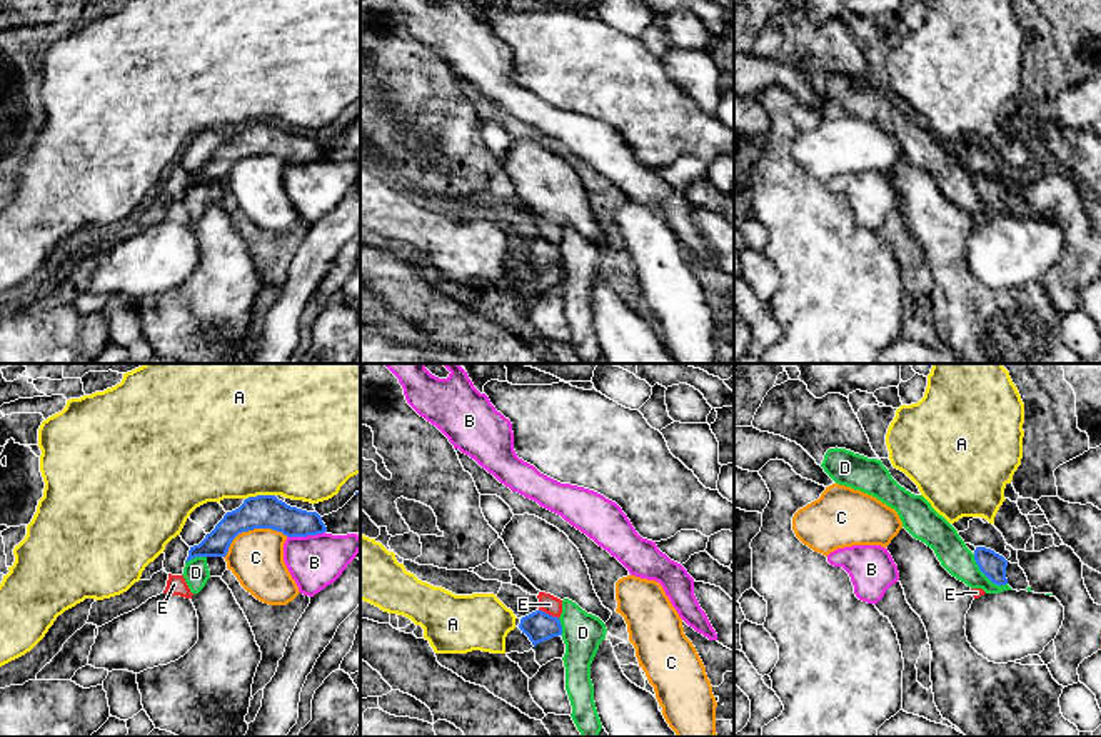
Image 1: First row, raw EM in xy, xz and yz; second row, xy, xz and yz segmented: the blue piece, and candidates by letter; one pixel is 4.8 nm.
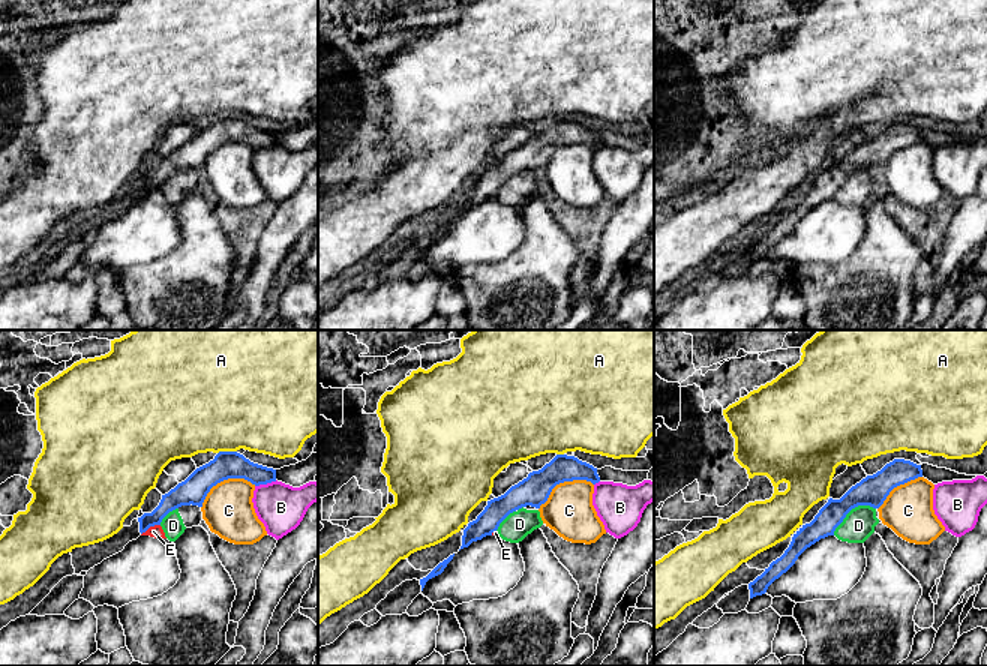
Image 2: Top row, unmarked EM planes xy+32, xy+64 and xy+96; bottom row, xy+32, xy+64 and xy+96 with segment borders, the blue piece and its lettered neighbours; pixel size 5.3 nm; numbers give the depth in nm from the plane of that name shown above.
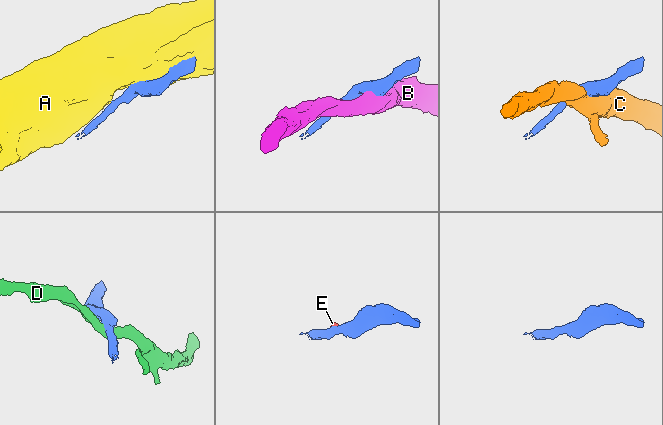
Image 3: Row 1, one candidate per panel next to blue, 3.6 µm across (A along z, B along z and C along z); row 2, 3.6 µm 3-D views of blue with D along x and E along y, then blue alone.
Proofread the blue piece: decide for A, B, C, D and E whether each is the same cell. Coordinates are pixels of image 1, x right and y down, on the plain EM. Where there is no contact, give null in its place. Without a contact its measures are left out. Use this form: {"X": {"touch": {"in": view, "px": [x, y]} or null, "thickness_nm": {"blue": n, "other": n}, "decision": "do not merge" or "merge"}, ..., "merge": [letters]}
{"A": {"touch": {"in": "xy", "px": [259, 122]}, "thickness_nm": {"blue": 160, "other": 500}, "decision": "do not merge"}, "B": {"touch": {"in": "xy", "px": [306, 162]}, "thickness_nm": {"blue": 160, "other": 260}, "decision": "do not merge"}, "C": {"touch": {"in": "xy", "px": [251, 155]}, "thickness_nm": {"blue": 160, "other": 260}, "decision": "do not merge"}, "D": {"touch": {"in": "yz", "px": [986, 202]}, "thickness_nm": {"blue": 120, "other": 150}, "decision": "do not merge"}, "E": {"touch": {"in": "xz", "px": [547, 240]}, "thickness_nm": {"blue": 140, "other": 90}, "decision": "do not merge"}, "merge": []}

